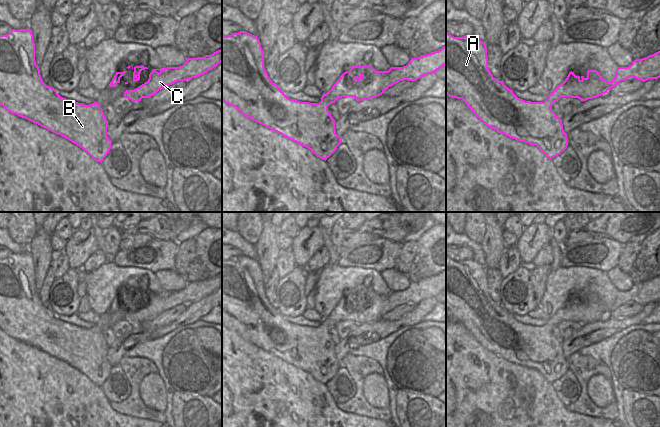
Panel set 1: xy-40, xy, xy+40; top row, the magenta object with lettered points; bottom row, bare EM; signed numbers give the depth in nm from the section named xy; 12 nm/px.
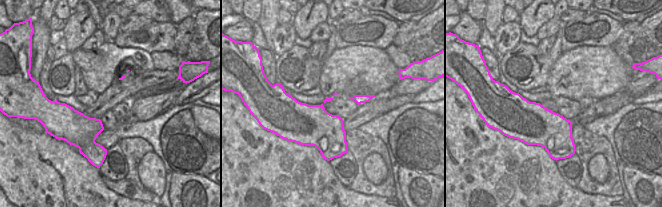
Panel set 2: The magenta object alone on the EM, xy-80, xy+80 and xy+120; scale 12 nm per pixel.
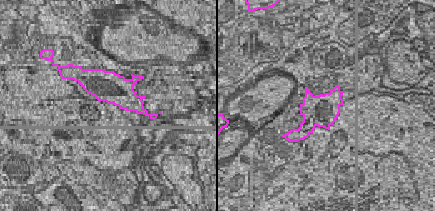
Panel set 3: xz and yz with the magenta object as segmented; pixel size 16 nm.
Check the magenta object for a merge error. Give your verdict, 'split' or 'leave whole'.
leave whole

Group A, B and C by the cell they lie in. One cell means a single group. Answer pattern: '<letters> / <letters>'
A B C

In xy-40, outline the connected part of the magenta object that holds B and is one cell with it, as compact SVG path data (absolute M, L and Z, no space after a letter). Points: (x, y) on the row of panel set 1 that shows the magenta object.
M29 27L20 30L12 29L8 34L0 35L0 105L12 114L68 139L86 151L96 162L102 163L111 149L112 141L107 136L108 121L97 102L85 105L63 98L53 87L49 87L43 82L40 69L35 61L35 43Z

